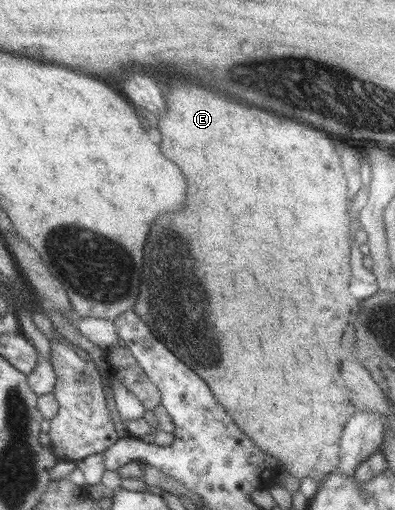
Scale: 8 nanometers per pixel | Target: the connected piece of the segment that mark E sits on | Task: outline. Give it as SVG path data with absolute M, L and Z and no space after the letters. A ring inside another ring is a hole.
M168 75L168 77L170 77L170 81L174 81L174 83L170 83L170 89L168 89L168 91L166 91L166 93L162 93L162 96L164 96L164 102L166 102L166 111L164 111L164 115L158 115L158 116L157 116L157 117L158 117L158 131L160 131L160 135L162 135L162 143L160 143L160 151L162 151L162 153L164 153L164 157L168 157L168 159L170 159L170 161L172 161L172 163L176 163L176 165L178 165L178 167L180 167L180 171L182 171L182 175L184 175L184 179L186 179L186 183L188 183L188 193L186 193L186 207L184 207L184 209L182 209L182 213L176 213L176 217L170 217L170 215L166 215L166 217L160 217L160 219L156 219L156 221L154 221L154 223L152 223L152 229L150 229L150 233L148 233L148 241L146 241L146 245L144 245L144 251L142 251L142 261L144 261L144 265L142 265L142 281L141 281L141 283L140 283L140 291L138 291L138 293L140 293L140 295L138 295L138 297L136 297L136 301L135 301L135 302L134 302L134 305L132 305L132 307L131 307L131 309L132 309L132 311L134 311L134 312L136 312L136 315L138 315L138 317L140 317L140 319L142 319L142 321L144 321L144 323L145 323L145 324L146 324L146 326L148 326L148 328L150 328L150 332L152 332L152 334L154 334L154 337L156 337L156 339L158 339L158 340L160 340L160 342L162 342L162 344L164 344L164 346L166 346L166 348L168 348L168 350L170 350L170 352L172 352L172 354L174 354L174 356L176 356L176 357L177 357L177 358L178 358L178 359L179 359L179 360L180 360L180 361L182 361L182 362L184 362L184 363L185 363L185 364L186 364L186 366L188 366L188 367L189 367L189 368L190 368L190 369L192 369L192 371L194 371L194 373L196 373L196 374L198 374L198 376L200 376L200 377L201 377L201 378L202 378L202 379L203 379L203 380L204 380L204 381L205 381L205 382L206 382L206 383L207 383L207 385L208 385L208 387L209 387L209 388L210 388L210 389L211 389L211 391L212 391L212 393L214 393L214 395L216 395L216 397L220 397L220 399L217 399L217 402L218 402L218 403L220 403L220 405L221 405L221 407L224 407L224 409L226 409L226 413L228 413L228 415L230 415L230 417L232 417L232 421L234 421L234 423L236 423L236 425L238 425L238 427L240 427L240 431L242 431L242 433L244 433L244 435L246 435L246 437L248 437L248 439L250 439L250 441L252 441L252 443L254 443L254 445L256 445L256 447L258 447L258 449L260 449L260 451L262 451L262 453L266 453L266 455L270 455L270 457L274 457L274 459L276 459L276 461L278 461L278 466L279 466L279 468L280 468L280 469L282 469L282 468L283 468L283 469L285 469L285 470L286 470L286 471L288 471L288 473L290 473L290 475L292 475L292 477L294 477L294 479L295 479L295 480L297 480L297 481L298 481L298 482L300 482L300 481L301 481L301 480L302 480L302 479L304 479L304 477L310 477L310 479L313 479L313 480L314 480L314 481L315 481L315 482L316 482L316 486L317 486L317 487L318 487L318 488L320 488L320 487L321 487L321 486L322 486L322 485L323 485L323 482L324 482L324 481L325 481L325 477L326 477L326 476L327 476L327 475L328 475L328 474L329 474L329 473L330 473L330 472L332 472L332 471L334 471L334 470L335 470L335 468L336 468L336 465L338 465L338 439L340 439L340 436L341 436L341 433L342 433L342 429L343 429L343 427L344 427L344 424L345 424L345 423L346 423L346 420L347 420L347 419L348 419L348 418L349 418L349 417L350 417L350 416L351 416L351 415L352 415L352 414L354 414L354 413L356 413L356 411L354 411L354 406L352 406L352 402L350 402L350 398L348 398L348 395L350 395L350 392L348 392L348 389L346 389L346 387L344 387L344 384L342 384L342 382L336 382L336 381L338 381L338 379L339 379L339 378L340 378L340 370L338 370L338 367L340 367L340 359L341 359L341 358L342 358L342 354L343 354L343 353L344 353L344 351L343 351L343 349L340 349L340 339L342 339L342 333L344 333L344 327L346 327L346 325L348 325L348 321L318 321L318 319L346 319L346 317L348 317L348 315L350 315L350 309L352 309L352 307L354 307L354 305L356 305L356 299L354 299L354 297L352 297L352 295L350 295L350 291L348 291L348 287L346 287L346 285L348 285L348 277L350 277L350 264L348 264L348 257L349 257L349 255L350 255L350 251L349 251L349 244L350 244L350 240L349 240L349 239L348 239L348 237L346 237L346 231L348 231L348 227L349 227L349 225L348 225L348 221L350 221L350 219L348 219L348 205L346 205L346 199L348 199L348 197L346 197L346 178L344 178L344 173L342 173L342 167L340 167L340 157L338 157L338 155L336 155L336 151L334 151L334 145L332 145L332 141L330 141L330 139L328 139L328 137L326 137L326 133L324 133L324 131L318 131L318 129L312 129L312 127L308 127L308 125L304 125L304 123L298 123L298 121L292 121L292 119L286 119L286 117L276 117L276 115L272 115L272 113L266 113L266 111L262 111L262 109L252 109L252 105L246 105L246 103L242 103L242 101L236 101L236 99L232 99L232 97L224 97L224 95L222 95L222 93L216 93L216 91L210 91L210 89L204 89L204 87L202 87L202 85L198 85L198 83L190 83L190 81L182 81L182 79L180 79L180 77L176 77L176 75ZM254 189L256 189L256 191L258 191L258 193L264 193L264 195L262 195L262 201L264 201L264 205L244 205L244 203L246 203L246 201L248 201L248 199L250 199L250 197L252 197L252 195L254 195L254 193L256 193L256 191L254 191Z

